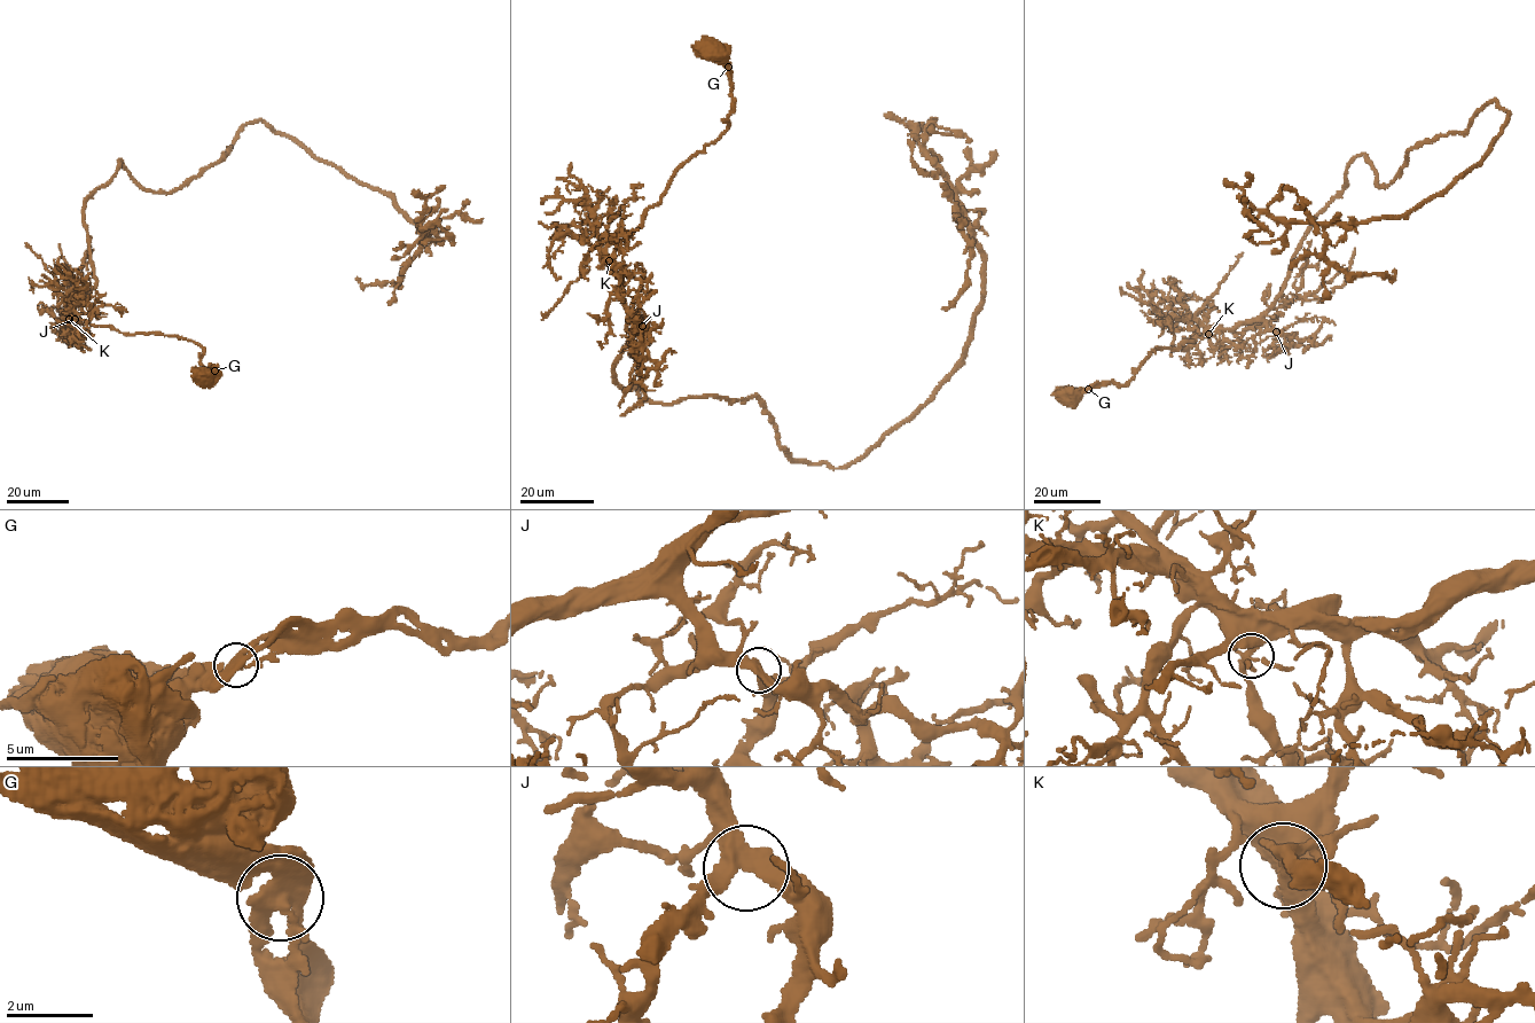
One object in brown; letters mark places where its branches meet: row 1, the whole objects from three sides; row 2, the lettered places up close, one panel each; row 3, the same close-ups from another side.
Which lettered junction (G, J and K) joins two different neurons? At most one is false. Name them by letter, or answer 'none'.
none

